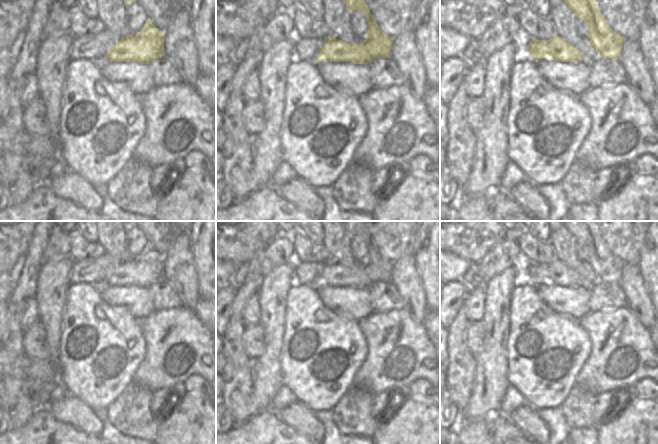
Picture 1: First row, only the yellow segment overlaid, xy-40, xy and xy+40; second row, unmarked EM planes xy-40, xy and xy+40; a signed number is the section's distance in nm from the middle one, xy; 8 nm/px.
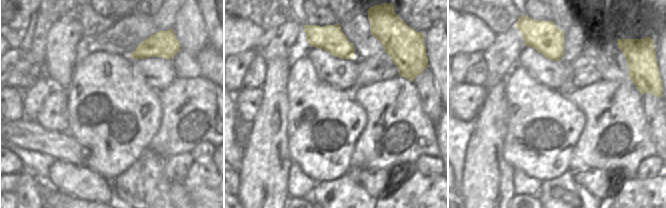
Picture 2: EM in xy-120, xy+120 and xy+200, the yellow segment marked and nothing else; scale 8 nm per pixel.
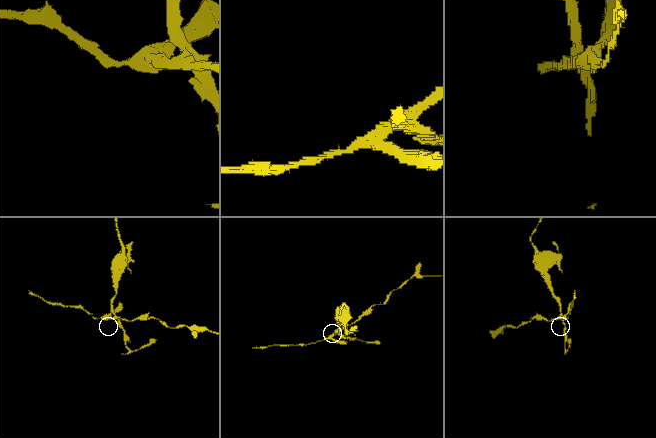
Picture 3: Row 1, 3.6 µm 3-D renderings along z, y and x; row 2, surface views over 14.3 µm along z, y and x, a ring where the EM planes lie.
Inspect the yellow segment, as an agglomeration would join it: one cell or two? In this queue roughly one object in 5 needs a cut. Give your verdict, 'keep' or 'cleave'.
cleave

